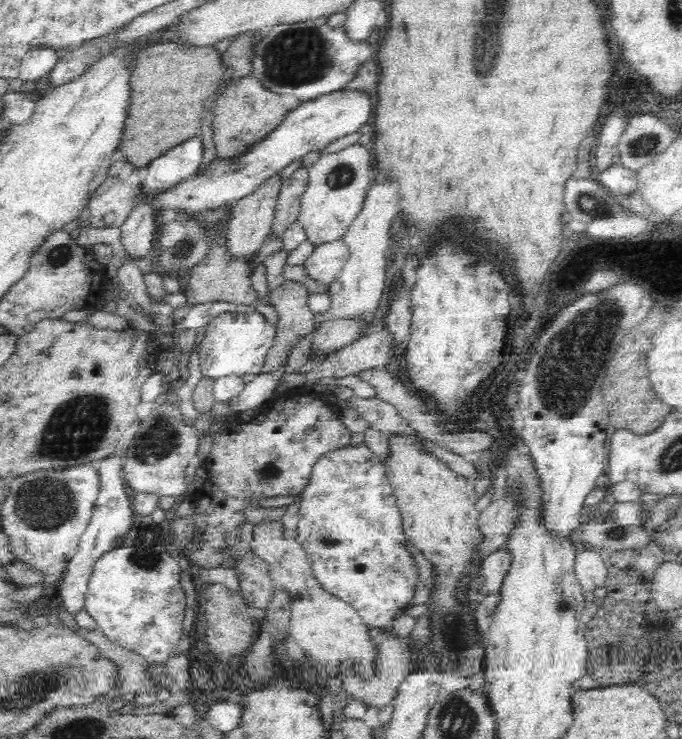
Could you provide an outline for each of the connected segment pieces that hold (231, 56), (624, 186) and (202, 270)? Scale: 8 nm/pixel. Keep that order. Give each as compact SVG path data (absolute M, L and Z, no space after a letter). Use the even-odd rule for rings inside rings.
M249 30L235 38L236 40L232 40L228 50L223 53L223 60L232 68L234 80L254 77L253 57L256 56L256 46L264 38L264 34Z
M621 161L610 162L594 178L619 198L637 190L637 171L628 169Z
M224 202L222 206L205 207L204 210L196 210L192 214L196 230L200 233L200 241L204 241L204 254L191 267L188 285L184 288L190 306L208 302L256 306L260 300L268 304L268 300L261 298L260 294L254 290L251 281L252 272L254 272L252 260L256 253L253 256L237 256L237 254L231 254L228 248L227 226L232 220L233 206L232 202Z

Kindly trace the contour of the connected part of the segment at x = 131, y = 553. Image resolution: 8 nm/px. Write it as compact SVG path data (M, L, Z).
M114 546L94 562L84 607L108 640L133 650L150 664L161 665L178 646L182 634L186 596L178 572L178 562L161 546Z

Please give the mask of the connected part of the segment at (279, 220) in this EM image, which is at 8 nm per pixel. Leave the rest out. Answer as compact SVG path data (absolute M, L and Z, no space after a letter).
M303 165L284 180L275 210L273 232L282 236L296 222L301 211L301 200L308 184L309 169Z

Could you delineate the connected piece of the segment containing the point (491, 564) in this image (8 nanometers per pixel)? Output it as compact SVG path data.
M505 545L486 556L484 574L479 580L479 586L482 586L482 589L479 590L481 594L486 595L501 590L506 575L512 570L512 562L514 562L512 551Z

